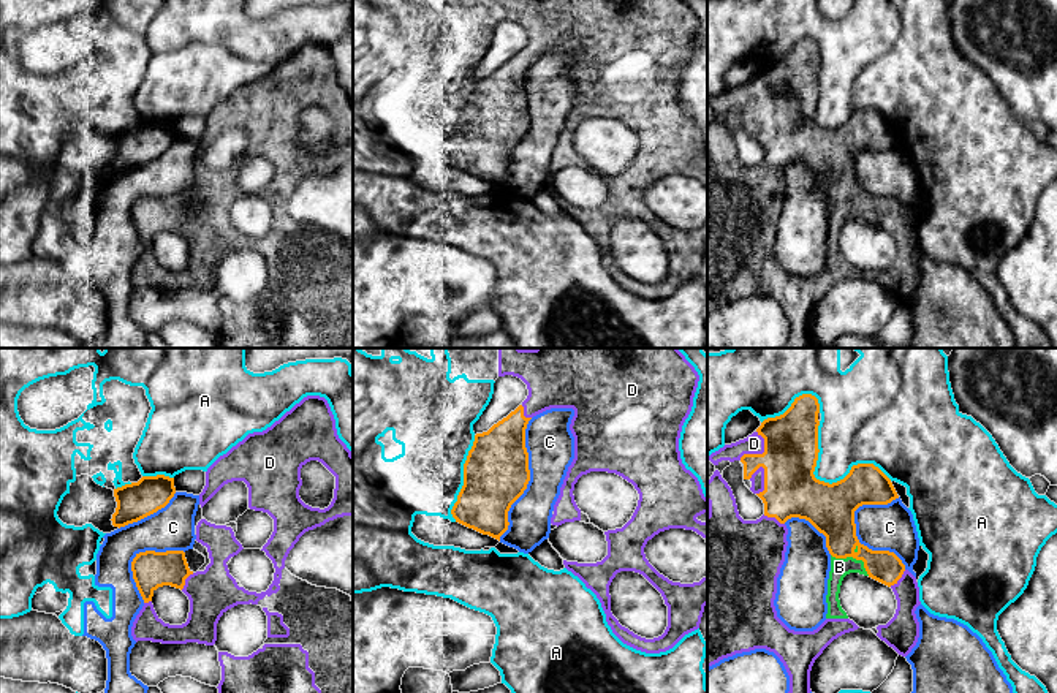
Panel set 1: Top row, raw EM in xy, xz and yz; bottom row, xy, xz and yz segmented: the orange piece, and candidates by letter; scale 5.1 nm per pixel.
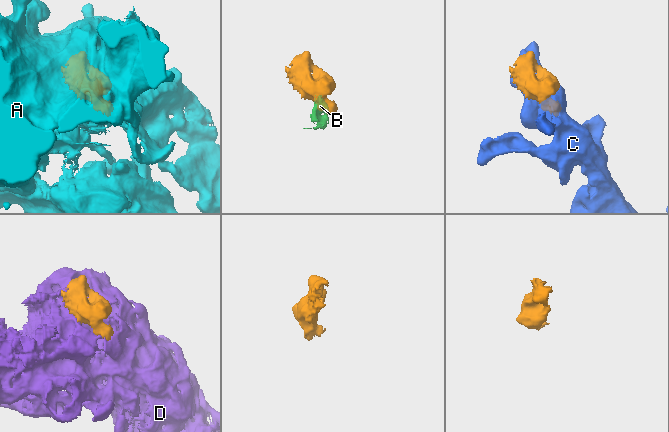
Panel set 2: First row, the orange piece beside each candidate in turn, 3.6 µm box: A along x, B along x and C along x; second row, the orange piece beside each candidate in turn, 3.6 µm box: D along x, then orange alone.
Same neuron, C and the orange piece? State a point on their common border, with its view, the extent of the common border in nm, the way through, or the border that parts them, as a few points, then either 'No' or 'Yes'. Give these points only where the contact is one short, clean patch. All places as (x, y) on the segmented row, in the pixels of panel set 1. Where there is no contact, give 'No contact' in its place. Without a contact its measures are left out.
Touches orange at yz (866, 546). Shared border 400 nm. No

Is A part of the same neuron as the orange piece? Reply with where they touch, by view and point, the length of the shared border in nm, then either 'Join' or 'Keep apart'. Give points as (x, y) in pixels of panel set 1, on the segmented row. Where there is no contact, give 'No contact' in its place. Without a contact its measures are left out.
Touches orange at yz (826, 483). Shared border 480 nm. Keep apart

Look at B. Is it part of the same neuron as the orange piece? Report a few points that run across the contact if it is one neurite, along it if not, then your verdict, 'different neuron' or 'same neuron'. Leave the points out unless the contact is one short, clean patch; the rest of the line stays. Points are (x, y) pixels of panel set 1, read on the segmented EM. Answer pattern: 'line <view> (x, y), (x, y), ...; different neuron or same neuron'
same neuron

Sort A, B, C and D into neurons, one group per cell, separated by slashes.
A / B D / C

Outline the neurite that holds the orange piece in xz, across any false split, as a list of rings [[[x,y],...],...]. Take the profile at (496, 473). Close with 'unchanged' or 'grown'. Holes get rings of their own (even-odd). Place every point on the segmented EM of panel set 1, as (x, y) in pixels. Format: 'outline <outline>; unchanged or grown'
outline [[[448,348],[453,380],[465,373],[468,380],[497,380],[513,375],[528,389],[527,399],[487,432],[476,434],[464,464],[464,486],[451,514],[456,522],[500,541],[508,530],[508,511],[524,494],[530,481],[525,429],[528,421],[551,408],[573,408],[570,430],[574,437],[574,459],[568,467],[554,505],[552,525],[581,521],[574,502],[574,484],[590,471],[616,473],[631,483],[639,494],[631,519],[616,530],[604,532],[608,555],[597,563],[566,562],[601,603],[612,633],[627,646],[660,653],[672,649],[685,634],[699,628],[707,604],[707,576],[699,582],[672,582],[646,559],[644,547],[660,532],[669,528],[693,530],[707,543],[707,522],[696,517],[707,513],[707,498],[698,478],[680,459],[679,438],[688,418],[699,375],[677,348]],[[617,573],[642,574],[663,596],[668,606],[668,627],[654,639],[646,639],[622,627],[611,612],[609,585]]]; grown

